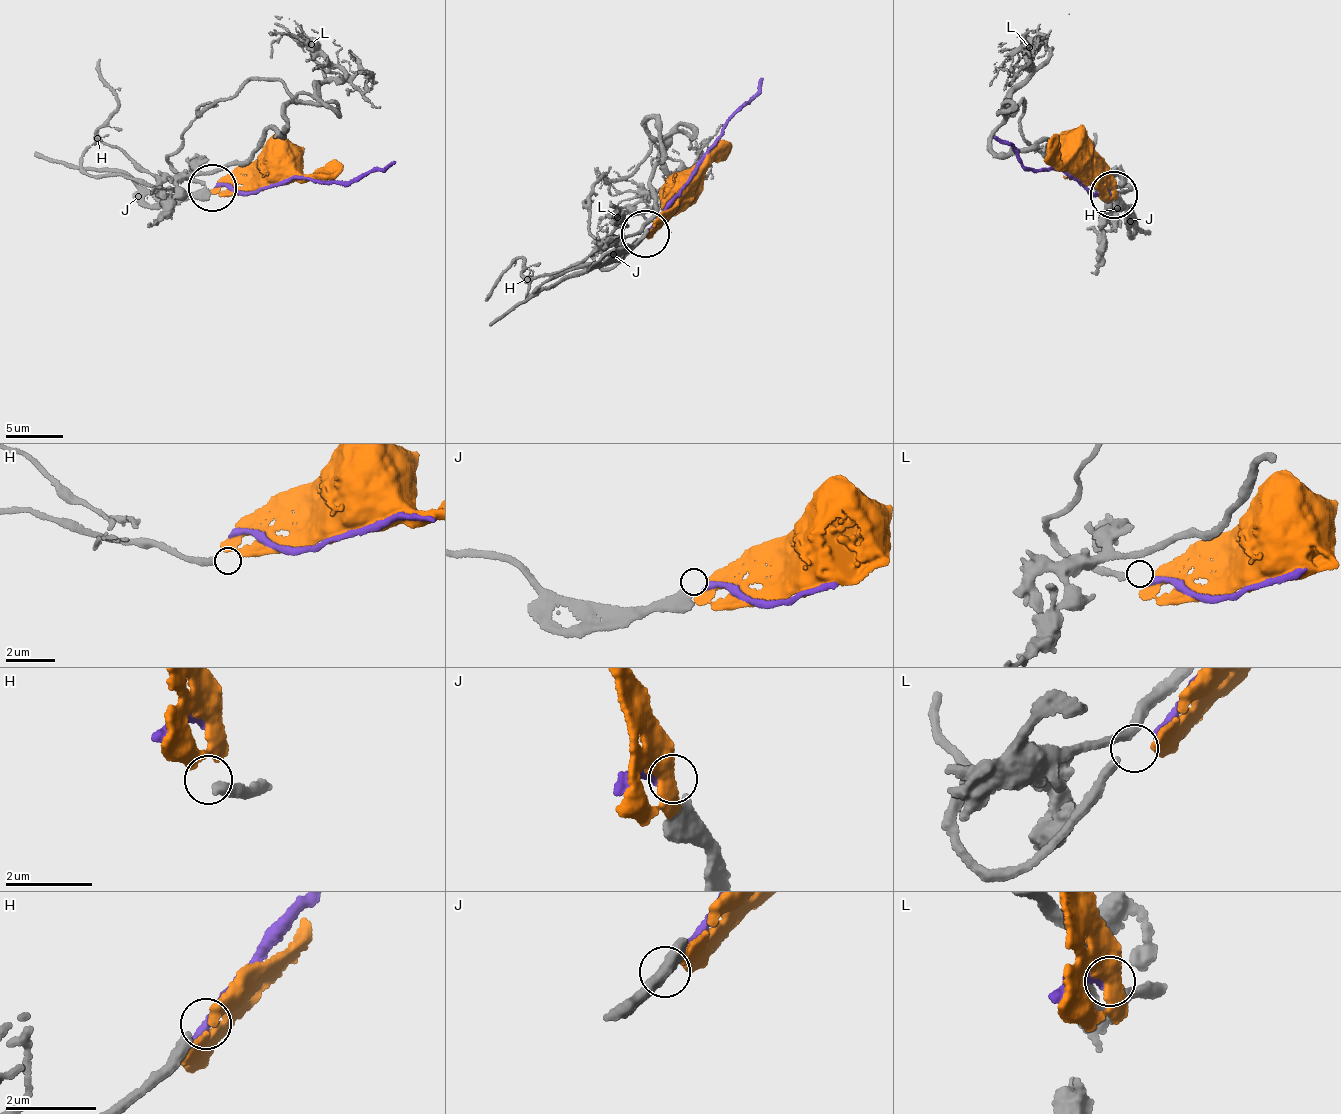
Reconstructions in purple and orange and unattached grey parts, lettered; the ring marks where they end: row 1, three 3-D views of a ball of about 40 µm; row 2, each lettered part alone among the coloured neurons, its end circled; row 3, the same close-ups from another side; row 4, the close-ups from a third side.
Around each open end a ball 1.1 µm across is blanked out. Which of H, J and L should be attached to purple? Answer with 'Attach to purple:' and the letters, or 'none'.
Attach to purple: L

